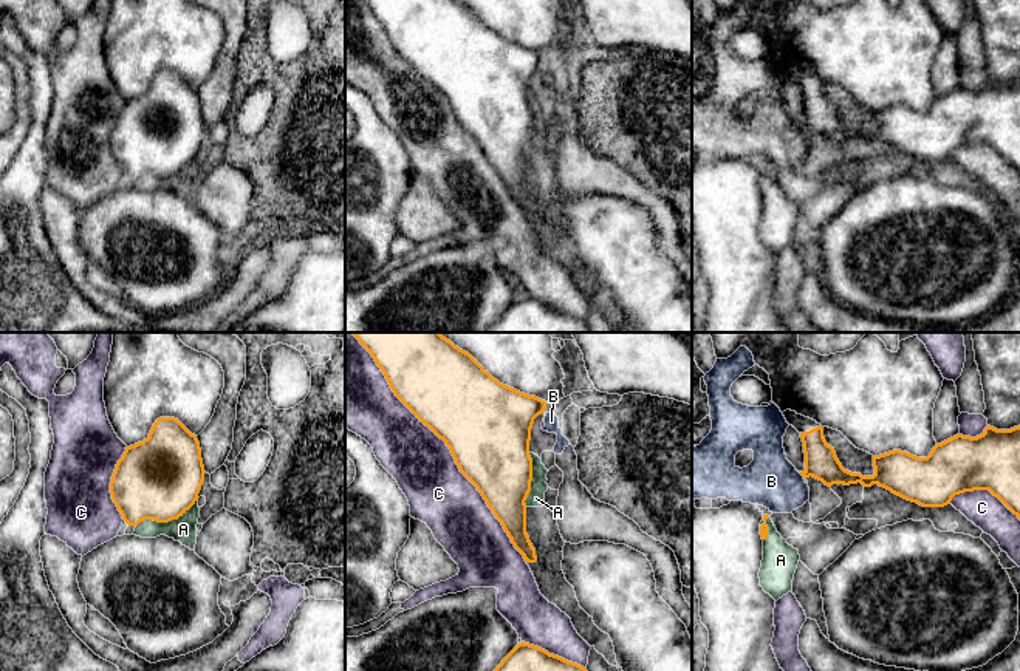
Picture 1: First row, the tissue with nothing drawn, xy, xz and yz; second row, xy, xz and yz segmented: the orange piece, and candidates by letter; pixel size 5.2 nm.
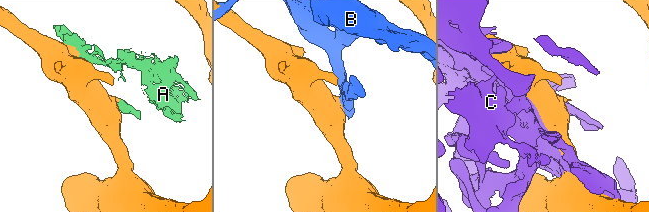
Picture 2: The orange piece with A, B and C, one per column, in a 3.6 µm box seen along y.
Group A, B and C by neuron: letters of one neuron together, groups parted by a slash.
A B / C

